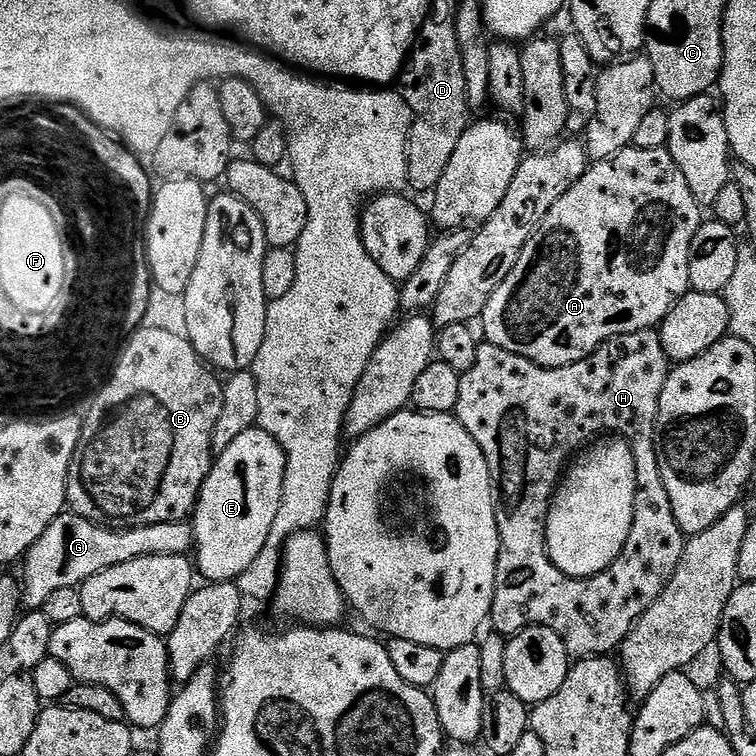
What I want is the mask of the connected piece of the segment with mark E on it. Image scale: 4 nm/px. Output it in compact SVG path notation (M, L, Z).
M258 426L246 430L231 446L226 446L215 457L210 474L196 500L196 510L190 517L194 537L194 564L208 582L234 582L258 558L266 538L270 538L270 526L278 518L278 506L282 502L282 486L286 478L286 454L266 430Z

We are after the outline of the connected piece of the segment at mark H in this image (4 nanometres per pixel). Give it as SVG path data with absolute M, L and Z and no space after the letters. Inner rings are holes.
M656 328L615 336L582 362L561 368L543 368L487 342L478 346L474 366L461 375L454 415L466 430L470 430L470 438L482 446L486 466L490 466L492 475L500 553L490 624L496 627L493 629L499 635L511 638L524 628L549 628L564 639L569 657L607 656L619 649L638 618L658 602L662 590L666 590L670 578L674 578L674 570L678 570L678 562L682 562L686 533L678 526L678 518L674 518L674 506L670 506L670 494L666 494L666 482L662 482L662 470L656 457L656 419L669 371L670 361L666 350L662 350ZM605 434L621 437L634 454L634 522L622 554L614 558L609 568L596 576L579 580L558 570L548 557L546 518L566 465L581 449Z

